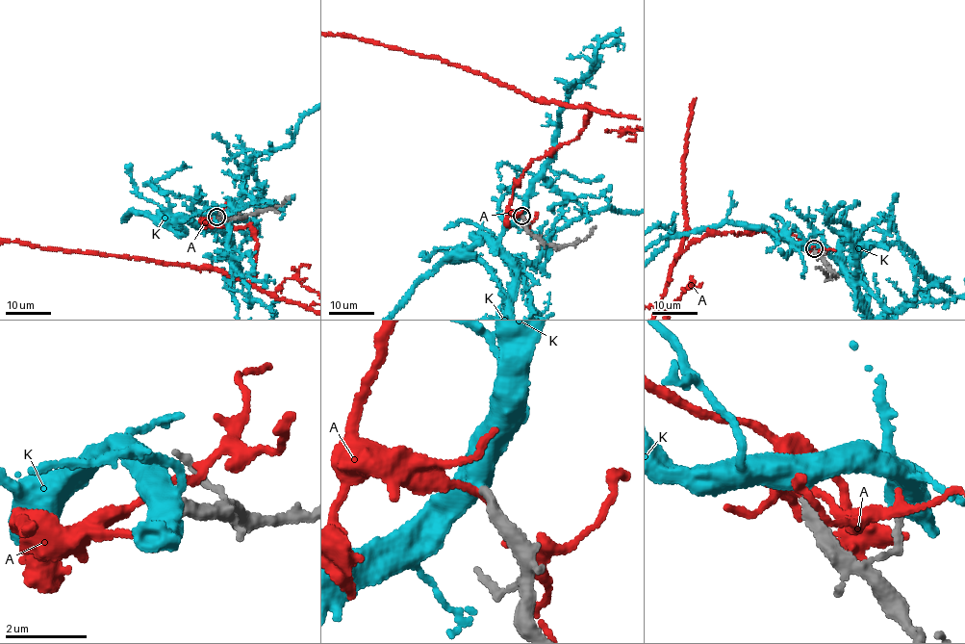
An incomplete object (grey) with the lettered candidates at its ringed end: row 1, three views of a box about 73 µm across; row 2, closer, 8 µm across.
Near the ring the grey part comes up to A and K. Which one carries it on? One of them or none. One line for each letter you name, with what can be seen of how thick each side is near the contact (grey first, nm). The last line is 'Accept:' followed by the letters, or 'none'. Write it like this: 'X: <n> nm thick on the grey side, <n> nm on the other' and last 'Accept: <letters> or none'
K: 280 nm thick on the grey side, 500 nm on the other
Accept: K

